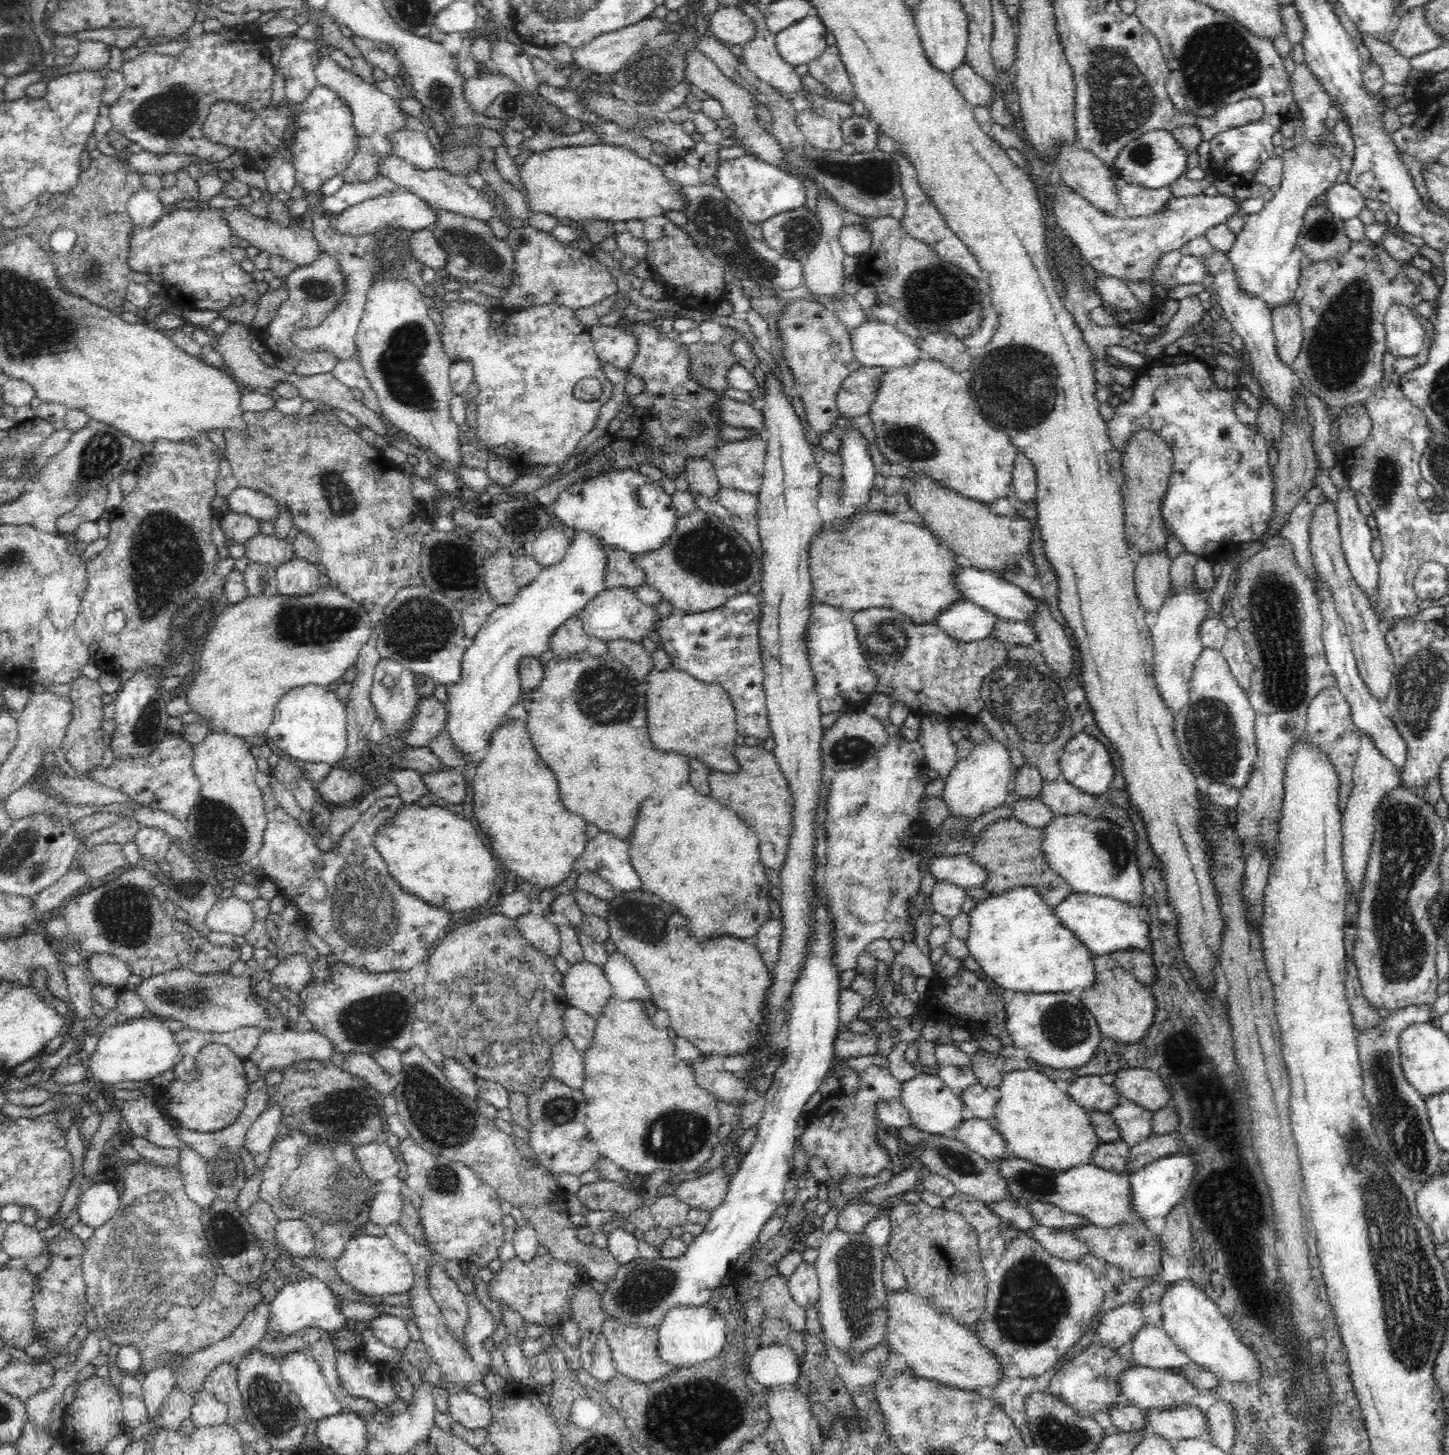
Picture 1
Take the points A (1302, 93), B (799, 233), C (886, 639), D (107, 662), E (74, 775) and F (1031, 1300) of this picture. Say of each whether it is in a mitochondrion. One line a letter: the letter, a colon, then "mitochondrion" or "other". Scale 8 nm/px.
A: other
B: mitochondrion
C: mitochondrion
D: other
E: other
F: mitochondrion

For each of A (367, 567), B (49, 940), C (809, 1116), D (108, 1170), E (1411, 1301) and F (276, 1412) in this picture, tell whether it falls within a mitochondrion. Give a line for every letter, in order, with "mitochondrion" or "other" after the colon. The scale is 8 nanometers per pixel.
A: other
B: other
C: other
D: other
E: mitochondrion
F: mitochondrion

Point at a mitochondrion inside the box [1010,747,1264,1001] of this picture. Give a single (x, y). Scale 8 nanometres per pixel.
(1116, 844)

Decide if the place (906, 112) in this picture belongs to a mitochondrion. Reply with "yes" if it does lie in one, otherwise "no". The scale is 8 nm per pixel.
no

